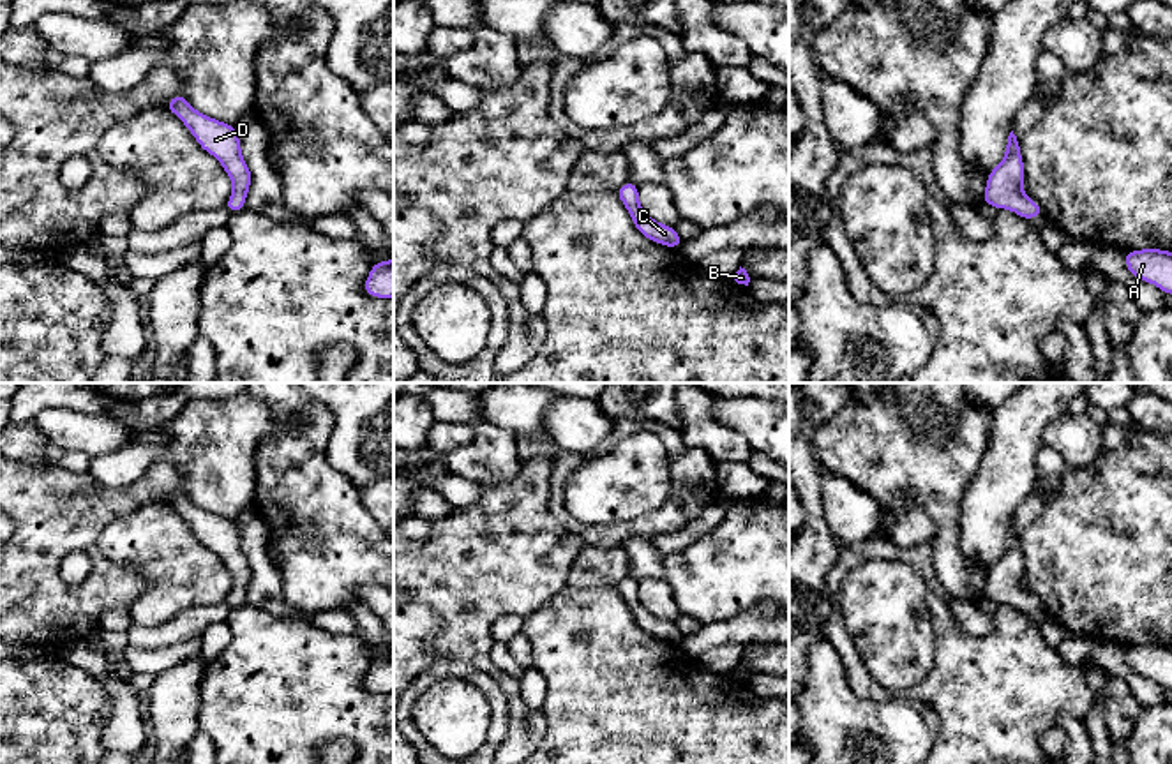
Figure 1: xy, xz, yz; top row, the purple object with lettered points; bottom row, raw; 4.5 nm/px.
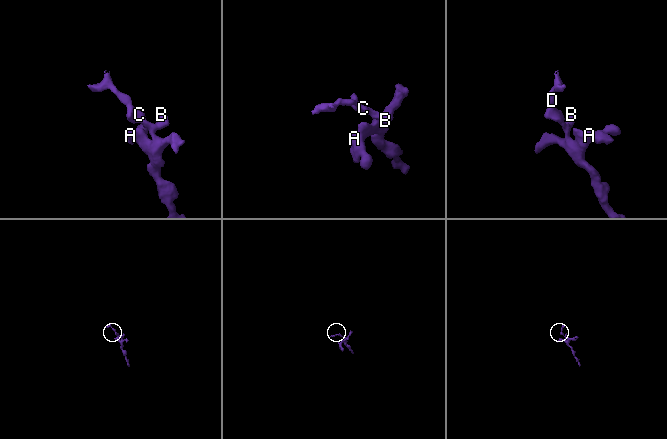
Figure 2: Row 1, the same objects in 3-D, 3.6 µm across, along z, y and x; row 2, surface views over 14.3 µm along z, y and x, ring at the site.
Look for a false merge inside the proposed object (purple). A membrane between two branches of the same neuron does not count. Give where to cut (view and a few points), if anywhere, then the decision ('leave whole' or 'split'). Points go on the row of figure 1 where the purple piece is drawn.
cut none; leave whole

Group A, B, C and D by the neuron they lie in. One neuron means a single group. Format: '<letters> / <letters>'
A B C D

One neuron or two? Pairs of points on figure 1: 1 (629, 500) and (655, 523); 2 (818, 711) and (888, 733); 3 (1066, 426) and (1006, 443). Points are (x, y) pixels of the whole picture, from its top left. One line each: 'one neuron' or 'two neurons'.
1: two neurons
2: one neuron
3: two neurons

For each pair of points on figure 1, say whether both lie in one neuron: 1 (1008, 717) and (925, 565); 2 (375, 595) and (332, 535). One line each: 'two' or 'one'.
1: one
2: two

